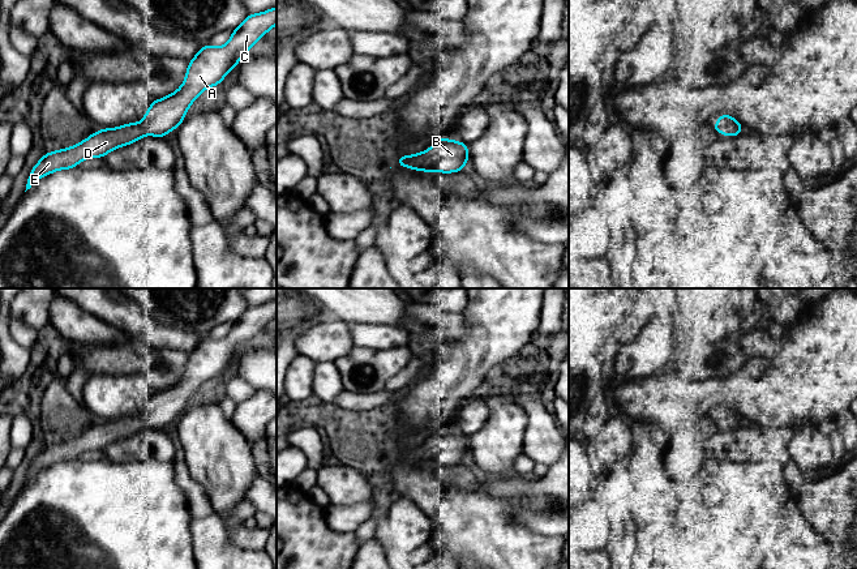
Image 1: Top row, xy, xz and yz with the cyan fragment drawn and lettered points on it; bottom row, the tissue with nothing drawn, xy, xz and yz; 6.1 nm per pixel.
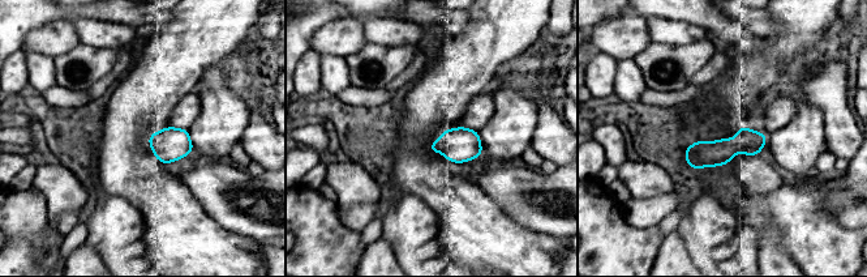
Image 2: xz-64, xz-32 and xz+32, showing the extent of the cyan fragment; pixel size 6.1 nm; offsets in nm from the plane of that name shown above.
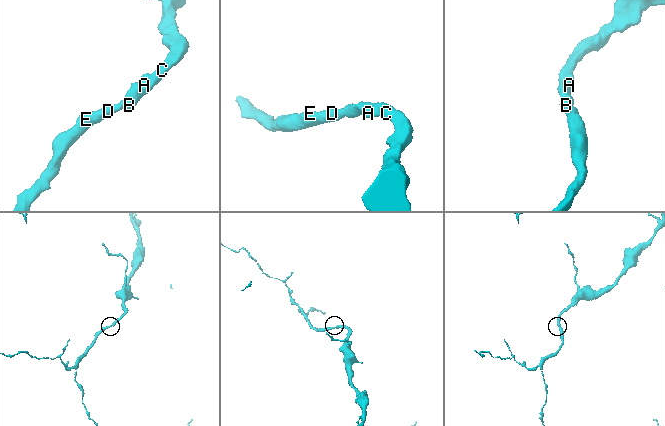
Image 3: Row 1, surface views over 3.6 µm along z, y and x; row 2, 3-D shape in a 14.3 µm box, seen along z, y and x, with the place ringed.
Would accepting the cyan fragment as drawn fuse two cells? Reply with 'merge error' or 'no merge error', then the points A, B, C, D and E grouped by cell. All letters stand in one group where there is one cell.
no merge error; A B C D E

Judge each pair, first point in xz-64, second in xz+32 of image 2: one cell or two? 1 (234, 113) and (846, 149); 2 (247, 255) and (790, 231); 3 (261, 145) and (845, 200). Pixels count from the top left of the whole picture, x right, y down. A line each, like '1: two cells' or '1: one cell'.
1: two cells
2: one cell
3: two cells

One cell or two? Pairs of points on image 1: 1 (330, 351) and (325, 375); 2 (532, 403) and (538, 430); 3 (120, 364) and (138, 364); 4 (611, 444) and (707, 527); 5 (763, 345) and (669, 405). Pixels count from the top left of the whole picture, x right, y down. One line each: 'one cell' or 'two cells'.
1: two cells
2: one cell
3: one cell
4: two cells
5: two cells

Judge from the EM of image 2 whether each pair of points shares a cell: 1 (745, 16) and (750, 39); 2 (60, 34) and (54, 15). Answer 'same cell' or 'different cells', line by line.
1: different cells
2: different cells

